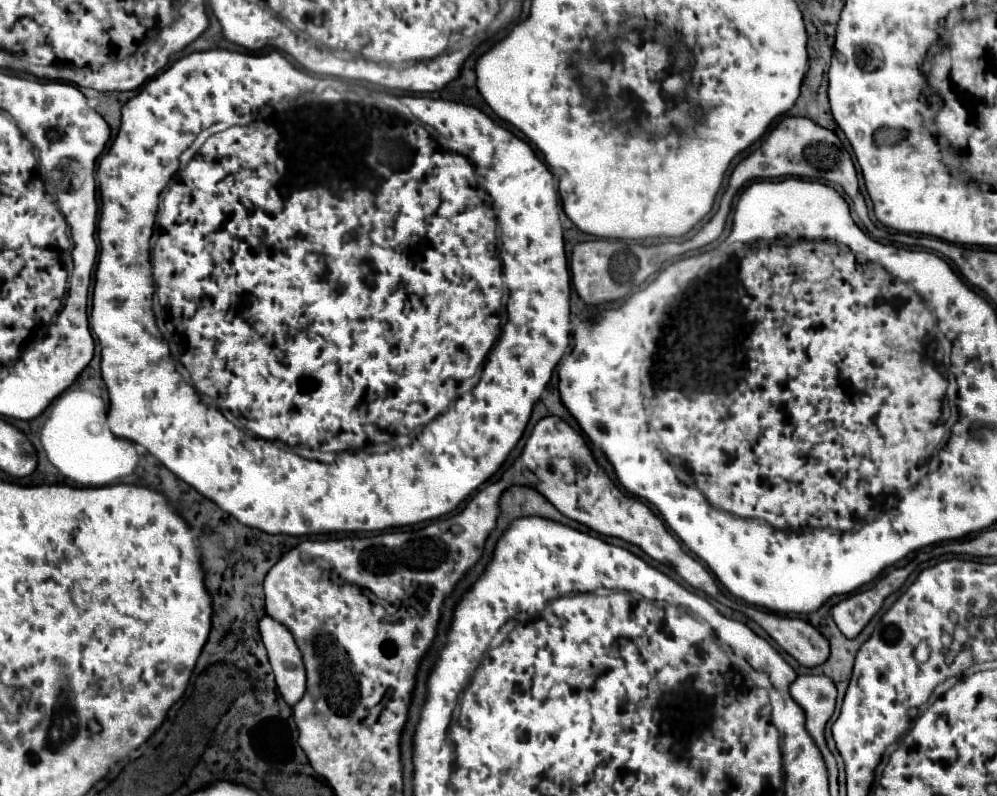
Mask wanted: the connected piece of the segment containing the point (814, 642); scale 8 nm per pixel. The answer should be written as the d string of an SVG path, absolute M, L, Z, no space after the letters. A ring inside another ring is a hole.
M764 610L758 614L760 616L750 616L750 620L758 622L766 630L766 634L802 666L812 668L826 662L830 644L812 624L800 618L778 616Z

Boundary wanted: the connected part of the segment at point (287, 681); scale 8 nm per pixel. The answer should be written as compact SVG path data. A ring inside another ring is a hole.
M264 616L260 620L260 636L268 650L268 660L276 676L276 686L288 706L302 700L306 692L306 672L300 650L292 634L276 620Z

